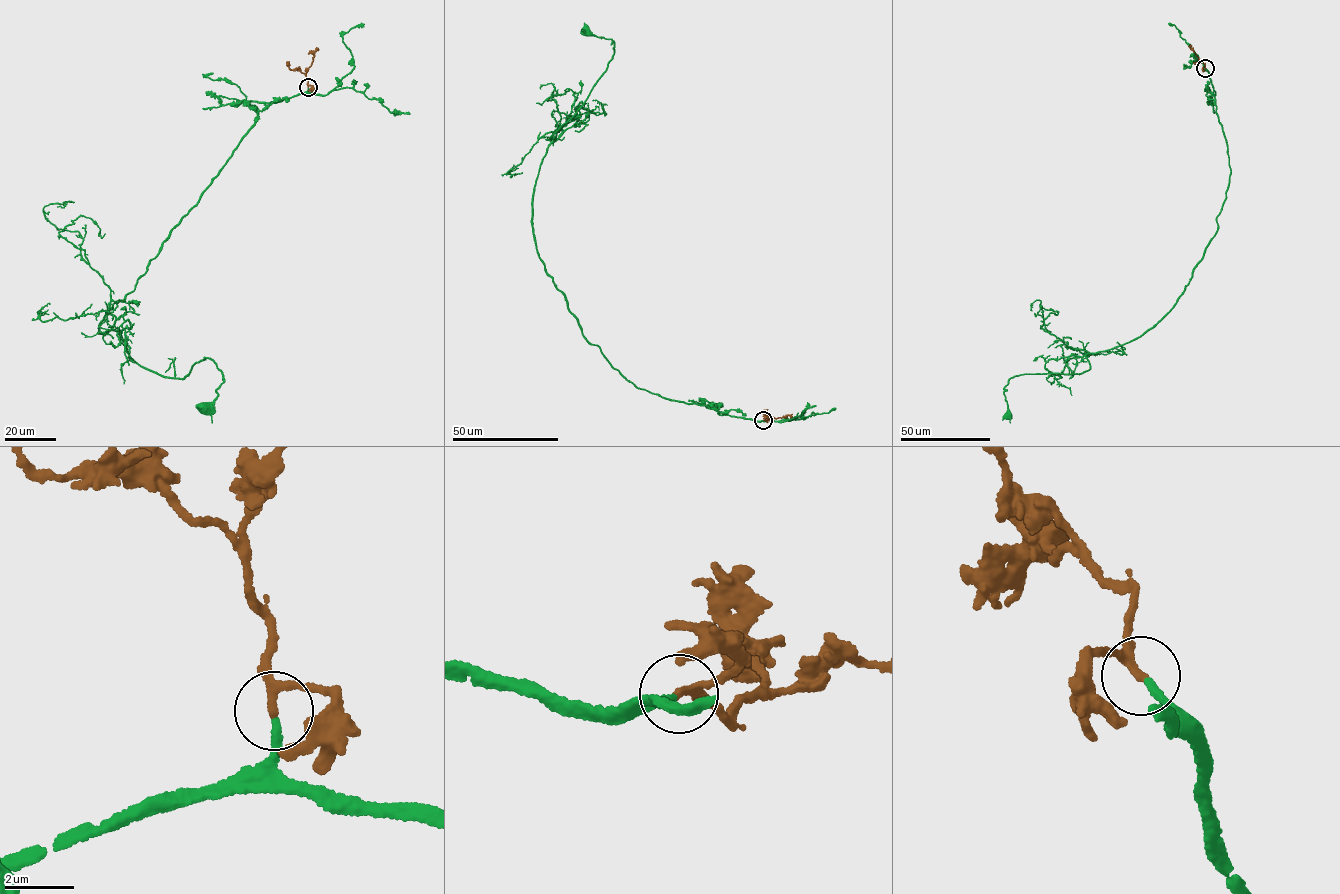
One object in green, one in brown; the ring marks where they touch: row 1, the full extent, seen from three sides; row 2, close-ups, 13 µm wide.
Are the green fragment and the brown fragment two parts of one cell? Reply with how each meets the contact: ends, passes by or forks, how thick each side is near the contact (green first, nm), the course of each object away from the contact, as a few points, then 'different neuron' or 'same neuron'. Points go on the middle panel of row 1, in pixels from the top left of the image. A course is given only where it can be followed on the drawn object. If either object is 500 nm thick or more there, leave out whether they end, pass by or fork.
green ends | brown passes by | 240/200 nm | green via (763, 420), (637, 387), (583, 336), (544, 268), (532, 204), (549, 137), (614, 52), (611, 39), (587, 33) | brown via (764, 420), (791, 417) | same neuron

